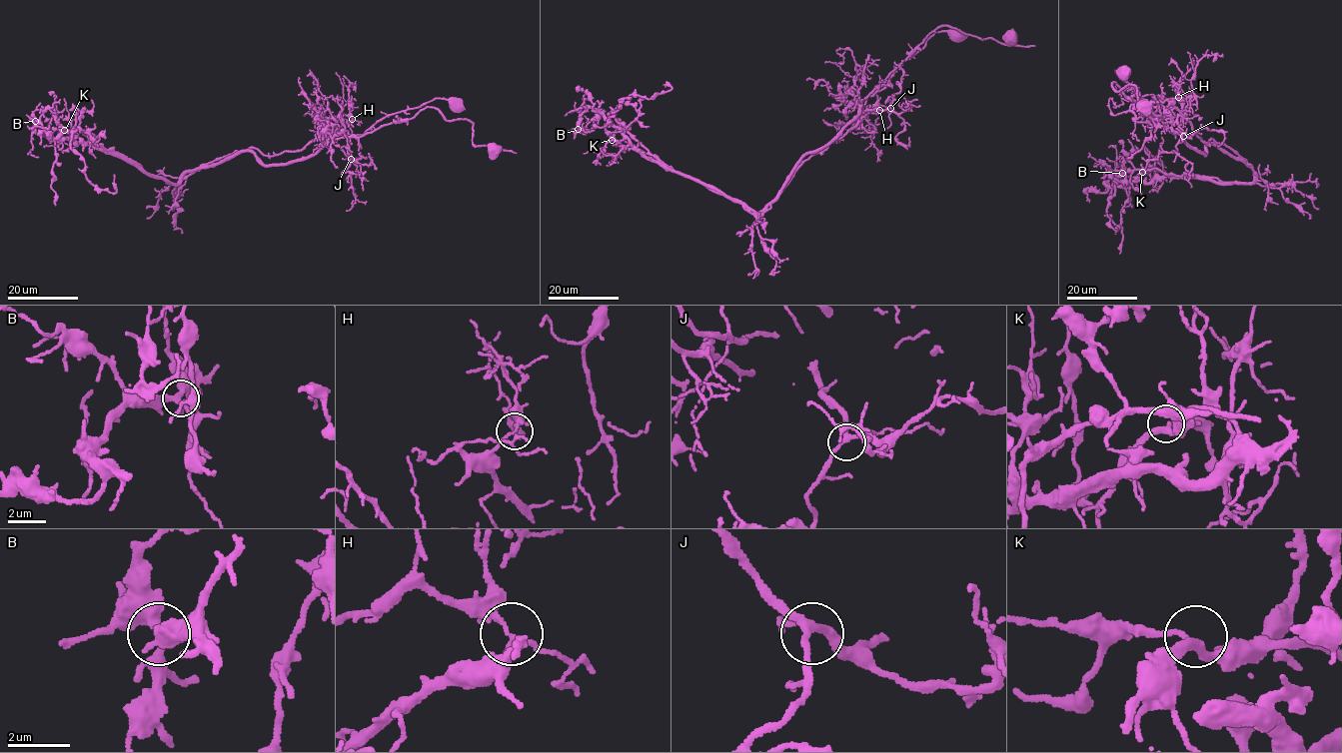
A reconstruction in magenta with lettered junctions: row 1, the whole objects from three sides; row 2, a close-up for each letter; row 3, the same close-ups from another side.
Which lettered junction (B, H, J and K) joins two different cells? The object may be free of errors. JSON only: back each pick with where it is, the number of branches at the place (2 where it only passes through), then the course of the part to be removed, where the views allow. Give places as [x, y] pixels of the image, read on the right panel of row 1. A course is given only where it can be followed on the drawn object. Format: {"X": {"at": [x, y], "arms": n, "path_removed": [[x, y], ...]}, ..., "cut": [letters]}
{"H": {"at": [1178, 97], "arms": 2, "path_removed": [[1178, 96], [1195, 135], [1236, 151], [1256, 181], [1125, 171], [1106, 210], [1115, 230], [1107, 214]]}, "cut": ["H"]}

